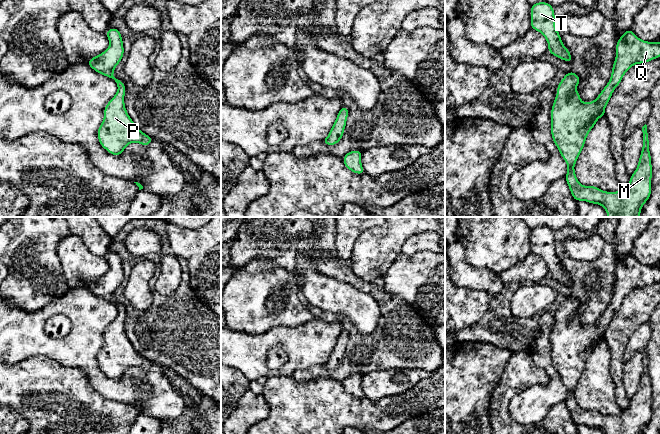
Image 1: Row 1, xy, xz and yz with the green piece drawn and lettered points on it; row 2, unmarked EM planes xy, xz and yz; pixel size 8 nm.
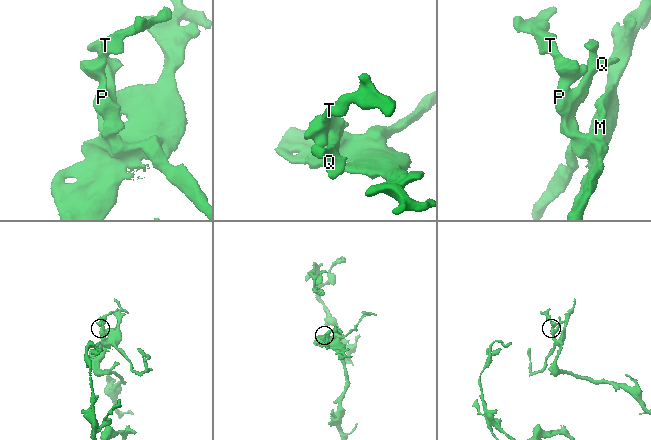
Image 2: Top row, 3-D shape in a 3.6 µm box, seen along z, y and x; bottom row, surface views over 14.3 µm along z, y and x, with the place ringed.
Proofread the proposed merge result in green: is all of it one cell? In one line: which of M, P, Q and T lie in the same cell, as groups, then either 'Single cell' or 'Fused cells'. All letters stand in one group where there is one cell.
Groups: M P Q T. Single cell

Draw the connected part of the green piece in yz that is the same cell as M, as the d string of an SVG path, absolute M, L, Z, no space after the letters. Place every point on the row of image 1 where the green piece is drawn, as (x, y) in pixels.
M629 29L617 41L611 78L594 101L582 102L575 89L580 83L575 72L568 72L557 87L551 109L551 134L568 166L565 179L576 202L584 200L599 204L605 208L608 217L640 217L642 206L650 198L652 165L647 125L642 127L643 147L637 169L631 175L630 183L621 190L606 192L595 186L583 186L577 180L574 165L585 145L587 135L597 120L605 115L605 107L624 74L631 66L658 57L660 42L641 40Z

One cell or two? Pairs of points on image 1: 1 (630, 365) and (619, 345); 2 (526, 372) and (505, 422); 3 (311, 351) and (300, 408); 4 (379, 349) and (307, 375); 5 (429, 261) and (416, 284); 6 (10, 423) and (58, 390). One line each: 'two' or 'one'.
1: two
2: one
3: two
4: one
5: one
6: two

